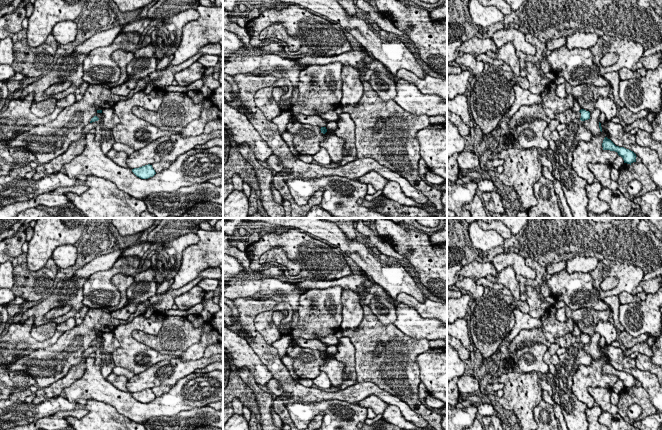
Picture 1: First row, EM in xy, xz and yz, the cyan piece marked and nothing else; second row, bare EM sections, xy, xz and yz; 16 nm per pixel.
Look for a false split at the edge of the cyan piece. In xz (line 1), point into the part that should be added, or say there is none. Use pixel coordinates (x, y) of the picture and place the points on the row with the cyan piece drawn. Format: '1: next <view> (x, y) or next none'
1: next none

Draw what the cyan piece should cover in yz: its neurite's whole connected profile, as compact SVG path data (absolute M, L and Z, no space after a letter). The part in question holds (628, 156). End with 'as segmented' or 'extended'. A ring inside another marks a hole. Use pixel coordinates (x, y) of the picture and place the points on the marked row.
M607 137L604 138L602 143L603 150L610 150L615 151L618 153L619 156L621 156L624 160L624 163L632 164L633 162L636 162L636 154L624 147L616 146L610 139Z; as segmented

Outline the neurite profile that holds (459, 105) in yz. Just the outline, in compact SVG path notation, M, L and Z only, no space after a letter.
M465 94L456 95L453 99L449 99L447 101L447 109L450 112L460 116L462 121L466 125L470 126L472 120L468 112L468 101Z

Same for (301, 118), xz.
M292 114L292 117L300 123L309 124L312 126L326 127L327 123L318 115L306 116L303 114Z

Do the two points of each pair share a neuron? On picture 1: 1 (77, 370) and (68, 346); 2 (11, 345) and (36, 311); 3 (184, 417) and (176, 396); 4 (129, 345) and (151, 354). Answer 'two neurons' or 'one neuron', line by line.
1: two neurons
2: two neurons
3: two neurons
4: one neuron

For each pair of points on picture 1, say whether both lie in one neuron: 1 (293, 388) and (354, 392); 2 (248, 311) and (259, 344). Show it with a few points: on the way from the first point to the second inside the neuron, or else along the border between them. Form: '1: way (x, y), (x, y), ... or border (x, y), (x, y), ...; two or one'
1: way (308, 394), (339, 395); one
2: way (247, 319), (248, 327), (257, 336); one

